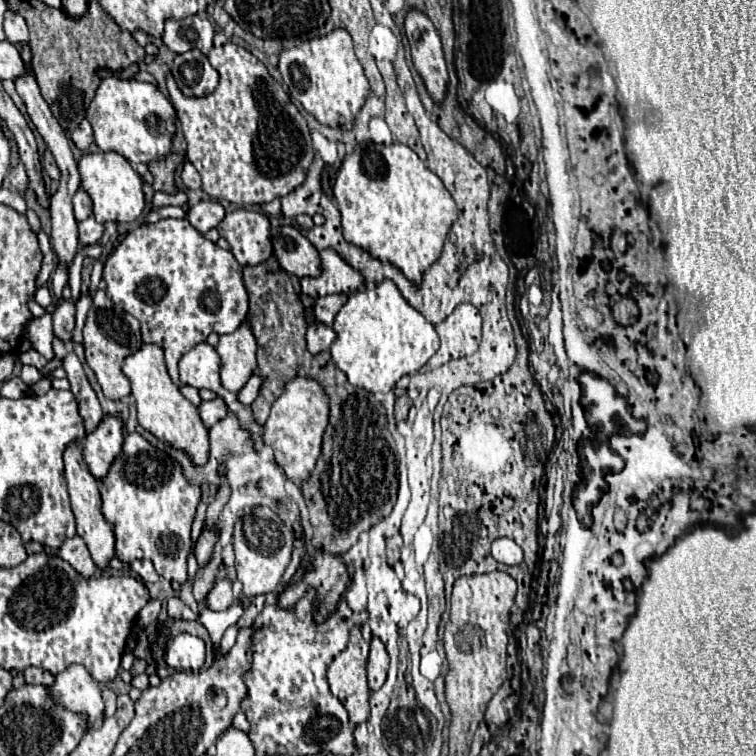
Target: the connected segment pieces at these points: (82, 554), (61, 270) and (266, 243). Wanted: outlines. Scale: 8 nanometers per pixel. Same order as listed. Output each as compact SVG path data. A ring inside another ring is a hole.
M79 536L67 538L67 542L63 542L63 546L59 548L57 556L67 560L83 578L91 578L97 574L97 566L93 564L93 560L89 556L87 544Z
M60 264L57 266L54 274L52 275L52 287L54 296L57 299L57 302L61 303L62 301L62 290L68 281L67 270Z
M233 210L217 226L219 234L229 242L241 266L263 264L271 252L271 222L267 214L253 210Z

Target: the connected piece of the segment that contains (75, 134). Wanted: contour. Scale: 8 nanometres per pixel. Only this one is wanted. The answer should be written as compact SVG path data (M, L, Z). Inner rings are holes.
M83 120L73 132L71 132L71 140L77 144L79 150L87 150L91 144L93 144L93 130L91 130L91 124L87 120Z

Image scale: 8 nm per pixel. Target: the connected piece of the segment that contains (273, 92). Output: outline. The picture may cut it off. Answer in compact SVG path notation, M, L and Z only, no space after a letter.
M227 42L211 50L211 64L219 72L219 86L203 96L191 98L177 90L175 78L167 74L167 90L177 108L181 130L187 140L187 160L197 168L203 178L203 190L215 200L229 200L233 204L265 204L273 198L281 198L303 184L307 168L313 160L311 132L305 118L291 104L283 86L273 80L267 68L243 46Z

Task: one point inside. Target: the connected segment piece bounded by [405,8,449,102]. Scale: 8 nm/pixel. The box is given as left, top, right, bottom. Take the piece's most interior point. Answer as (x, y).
(426, 50)

